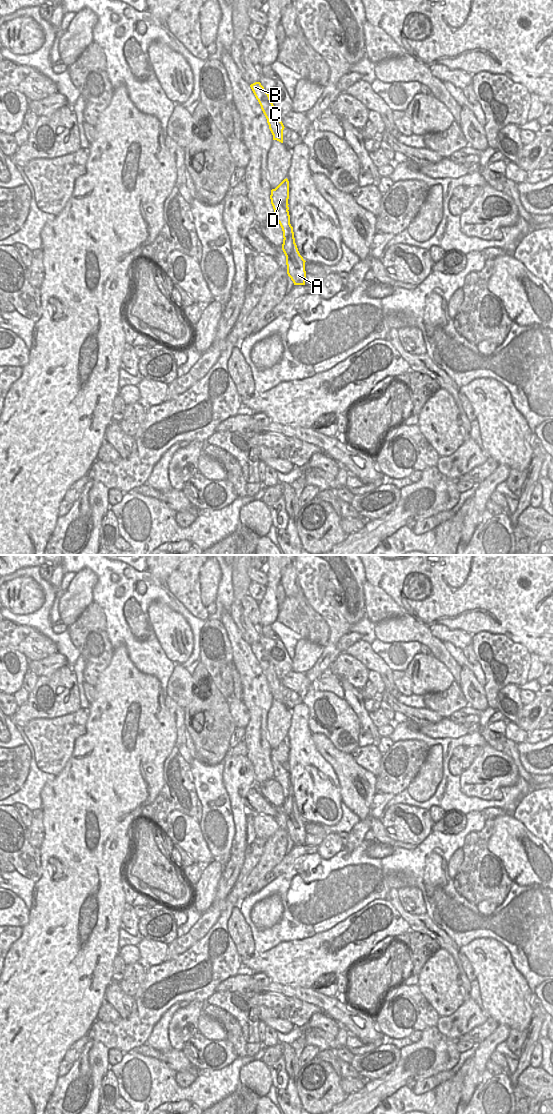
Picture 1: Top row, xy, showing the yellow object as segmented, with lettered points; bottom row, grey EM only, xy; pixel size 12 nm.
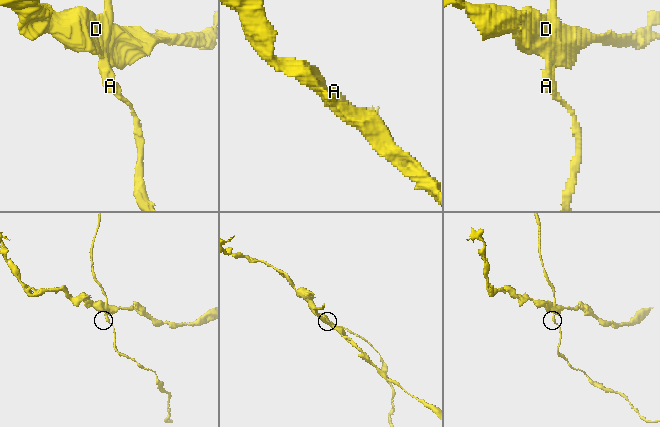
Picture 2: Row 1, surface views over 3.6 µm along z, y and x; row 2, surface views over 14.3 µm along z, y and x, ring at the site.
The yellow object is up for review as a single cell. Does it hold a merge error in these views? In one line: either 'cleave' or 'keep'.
cleave

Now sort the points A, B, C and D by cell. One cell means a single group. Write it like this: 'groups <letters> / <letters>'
groups A B C / D

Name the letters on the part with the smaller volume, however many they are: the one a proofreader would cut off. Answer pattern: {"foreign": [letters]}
{"foreign": ["A", "B", "C"]}

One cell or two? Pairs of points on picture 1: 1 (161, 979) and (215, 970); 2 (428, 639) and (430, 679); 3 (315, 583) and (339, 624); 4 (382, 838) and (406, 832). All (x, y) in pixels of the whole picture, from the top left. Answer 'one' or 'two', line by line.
1: one
2: two
3: one
4: two

